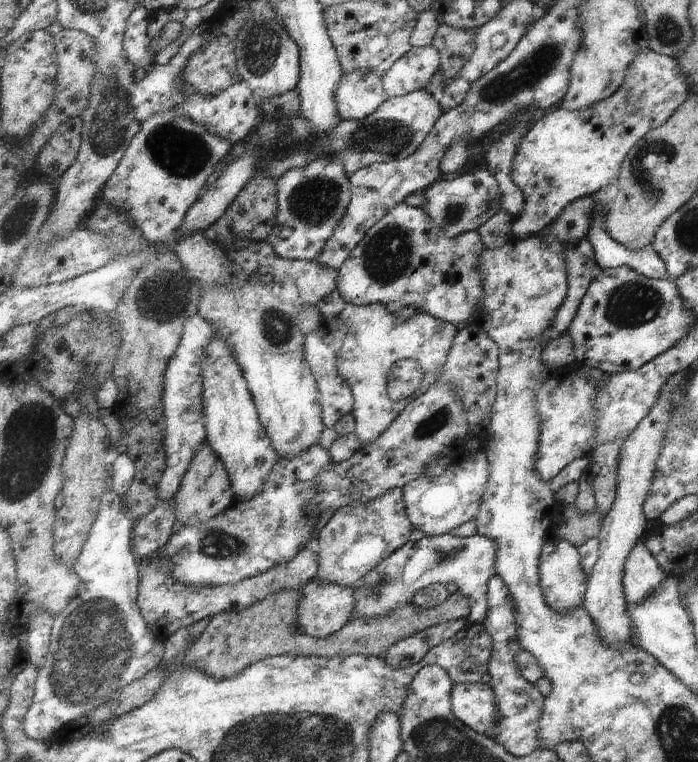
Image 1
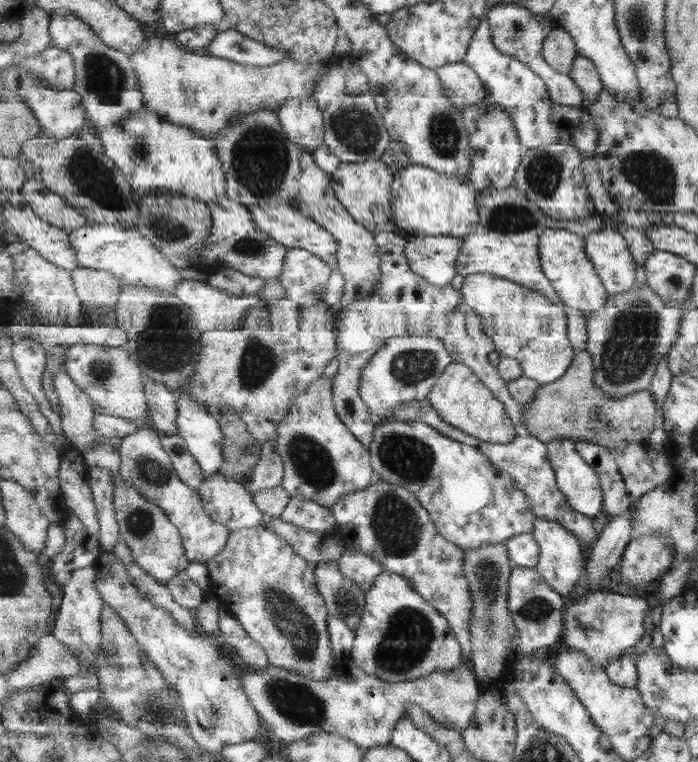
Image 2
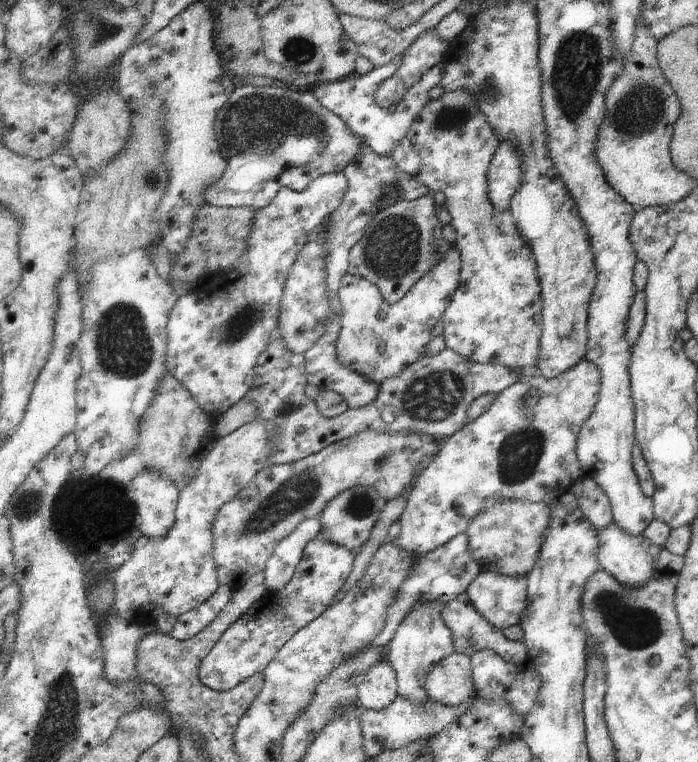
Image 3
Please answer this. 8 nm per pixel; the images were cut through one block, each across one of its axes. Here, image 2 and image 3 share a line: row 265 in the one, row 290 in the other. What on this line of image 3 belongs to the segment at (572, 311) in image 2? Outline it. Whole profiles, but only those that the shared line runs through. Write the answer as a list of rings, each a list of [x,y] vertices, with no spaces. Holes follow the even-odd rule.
[[[466,89],[445,91],[438,100],[431,100],[418,114],[408,134],[397,142],[392,154],[400,170],[415,176],[432,193],[442,192],[444,206],[451,216],[450,224],[458,238],[455,247],[462,257],[460,288],[445,312],[443,335],[446,347],[477,363],[502,365],[520,373],[519,382],[533,379],[539,370],[540,347],[543,336],[542,287],[537,271],[536,257],[528,242],[514,224],[510,211],[497,209],[489,196],[487,172],[495,152],[499,150],[500,136],[480,110],[479,98]]]

